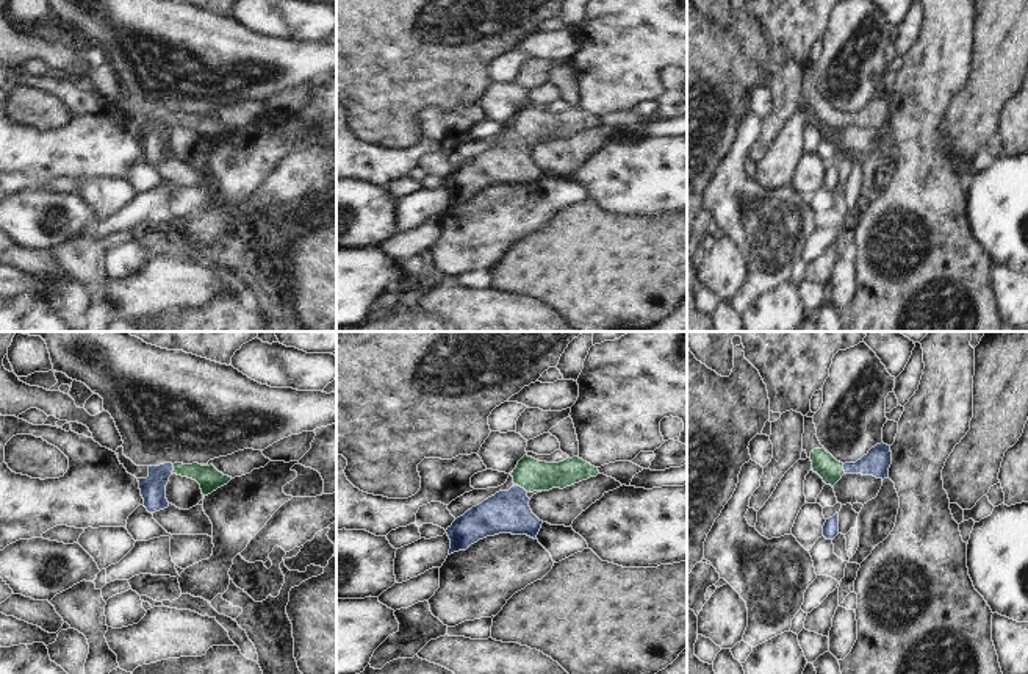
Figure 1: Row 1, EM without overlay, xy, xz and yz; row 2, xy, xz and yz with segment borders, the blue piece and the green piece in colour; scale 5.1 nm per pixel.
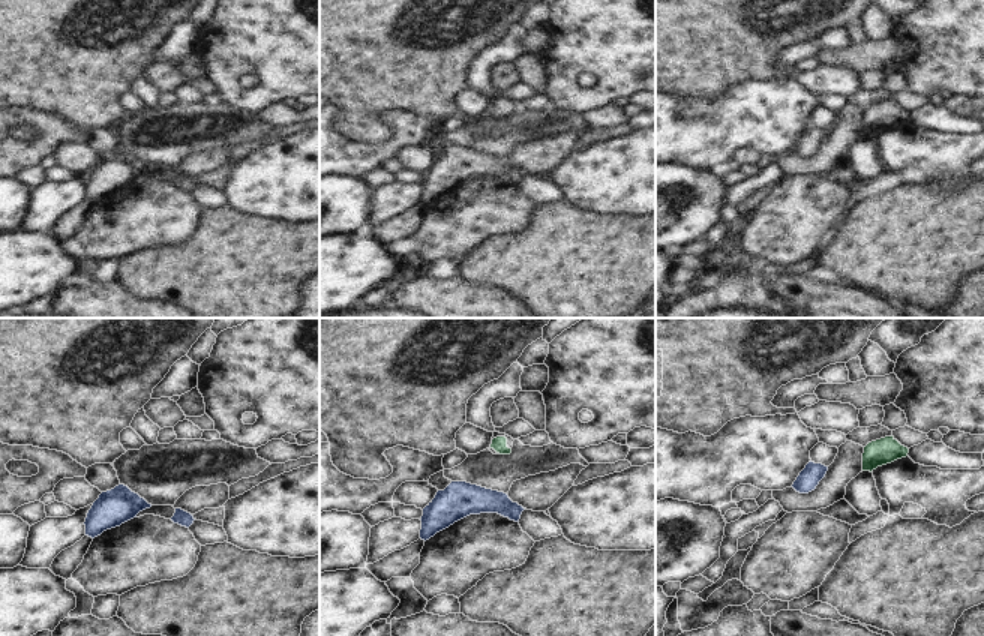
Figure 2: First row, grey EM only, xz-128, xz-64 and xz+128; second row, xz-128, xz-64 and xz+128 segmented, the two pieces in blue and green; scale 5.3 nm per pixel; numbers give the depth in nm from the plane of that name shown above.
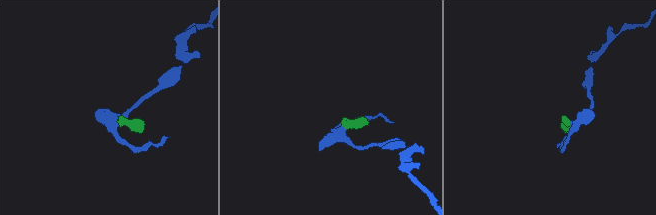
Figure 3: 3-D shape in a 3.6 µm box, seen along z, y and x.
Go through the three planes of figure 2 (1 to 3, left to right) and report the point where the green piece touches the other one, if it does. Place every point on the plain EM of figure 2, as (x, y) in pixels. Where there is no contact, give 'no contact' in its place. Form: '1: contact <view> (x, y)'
1: no contact
2: no contact
3: no contact

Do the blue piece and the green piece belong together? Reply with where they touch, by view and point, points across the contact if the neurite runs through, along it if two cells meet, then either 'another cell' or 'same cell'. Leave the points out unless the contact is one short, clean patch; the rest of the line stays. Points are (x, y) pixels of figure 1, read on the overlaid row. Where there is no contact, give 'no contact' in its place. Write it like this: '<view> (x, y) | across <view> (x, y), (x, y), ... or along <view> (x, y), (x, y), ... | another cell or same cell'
xz (520, 487) | across xz (507, 512), (515, 502), (520, 487), (531, 474) | same cell

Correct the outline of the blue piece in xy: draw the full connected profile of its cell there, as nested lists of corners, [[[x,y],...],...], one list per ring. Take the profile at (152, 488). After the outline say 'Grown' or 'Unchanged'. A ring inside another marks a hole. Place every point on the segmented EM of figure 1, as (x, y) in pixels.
[[[164,463],[160,466],[149,466],[149,477],[138,479],[144,507],[149,513],[155,513],[169,507],[166,499],[166,485],[172,474],[196,480],[200,485],[203,496],[211,494],[232,480],[232,477],[224,475],[213,464],[202,466],[199,463]]]. Grown

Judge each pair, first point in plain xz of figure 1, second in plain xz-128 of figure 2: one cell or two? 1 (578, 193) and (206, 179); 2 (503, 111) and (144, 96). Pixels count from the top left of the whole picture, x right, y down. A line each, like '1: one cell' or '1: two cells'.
1: two cells
2: two cells

